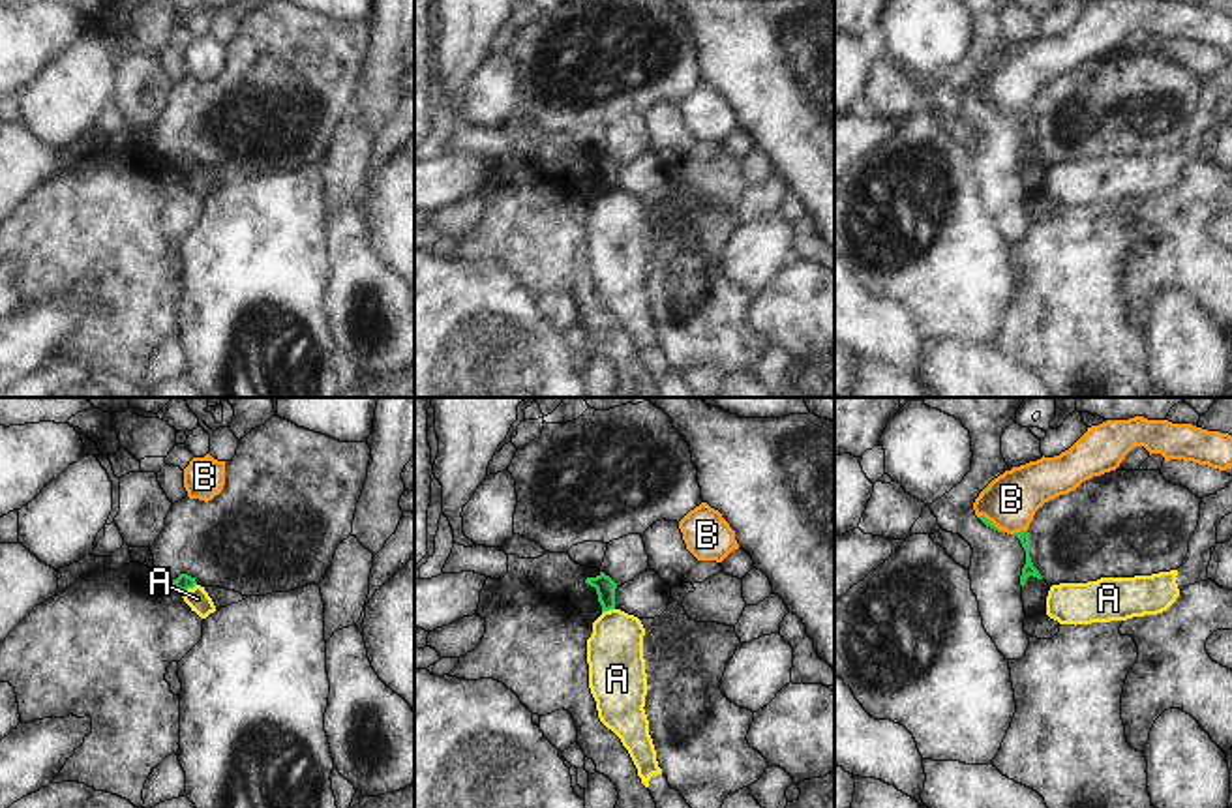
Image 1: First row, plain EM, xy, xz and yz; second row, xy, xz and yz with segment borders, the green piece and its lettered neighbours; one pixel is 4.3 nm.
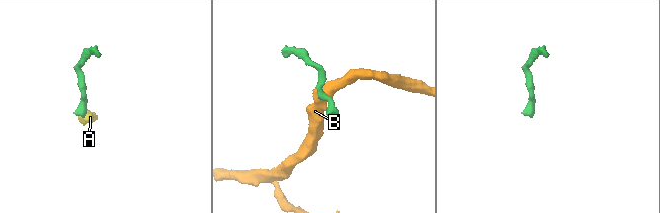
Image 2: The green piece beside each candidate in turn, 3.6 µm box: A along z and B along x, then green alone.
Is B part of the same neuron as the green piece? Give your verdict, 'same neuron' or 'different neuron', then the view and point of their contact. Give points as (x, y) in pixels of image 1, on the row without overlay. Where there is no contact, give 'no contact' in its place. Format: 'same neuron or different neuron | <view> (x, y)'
different neuron | yz (1021, 111)

